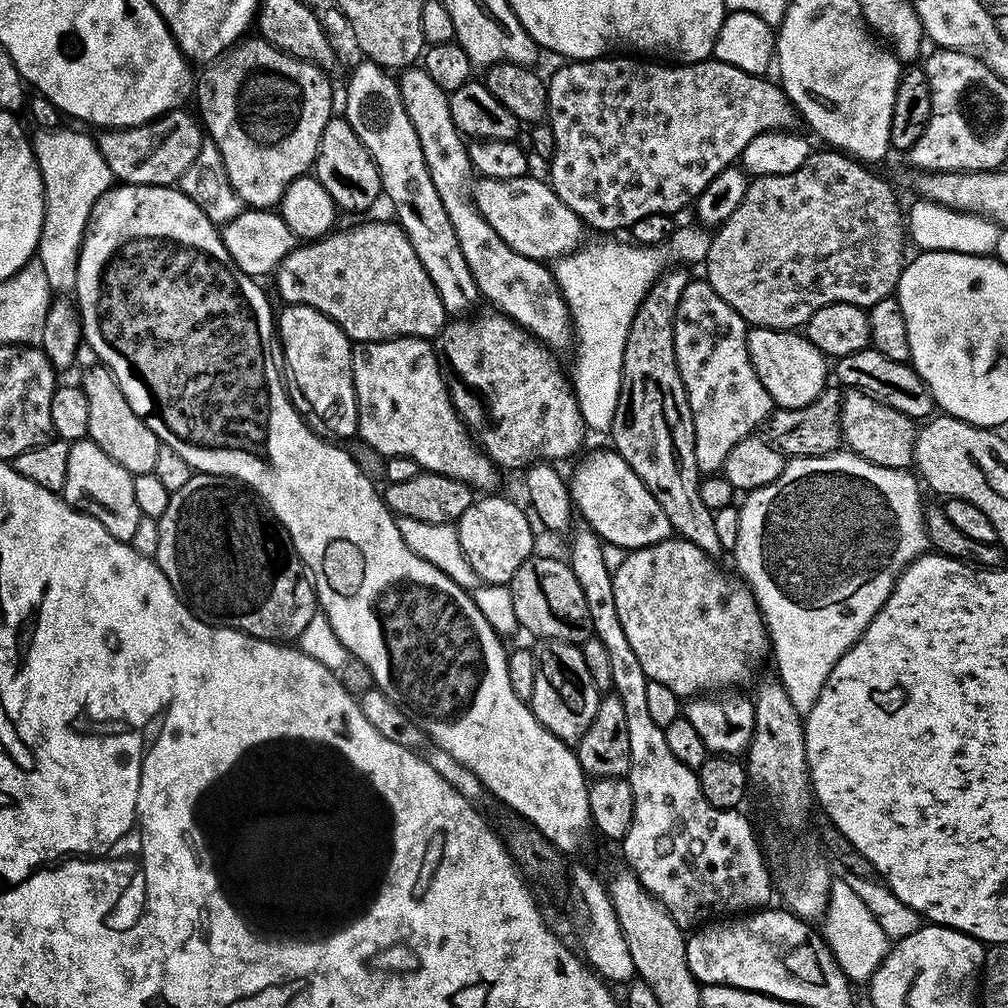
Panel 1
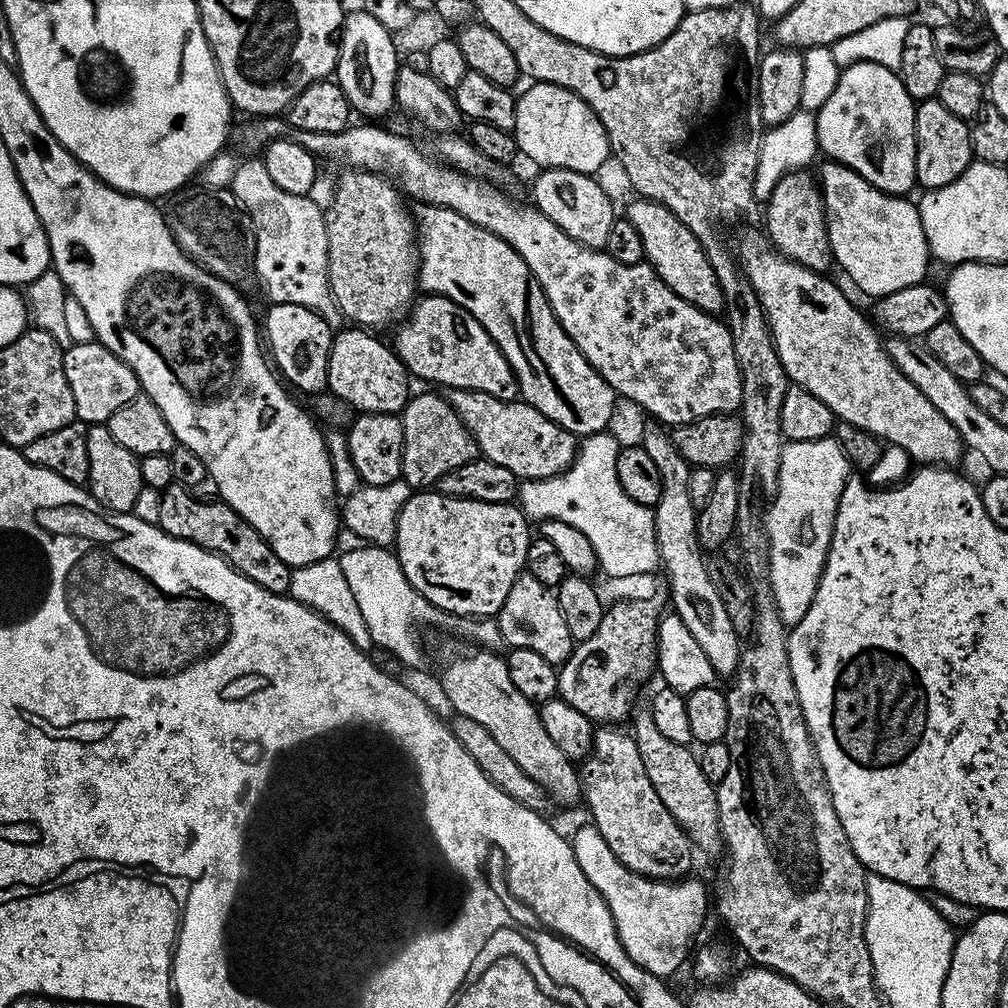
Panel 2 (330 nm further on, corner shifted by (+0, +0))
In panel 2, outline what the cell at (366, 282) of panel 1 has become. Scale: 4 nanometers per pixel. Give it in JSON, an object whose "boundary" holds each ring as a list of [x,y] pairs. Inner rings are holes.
{"boundary":[[[421,295],[408,315],[399,321],[396,330],[394,351],[415,379],[417,376],[420,380],[429,380],[432,383],[429,385],[444,390],[461,388],[467,392],[490,394],[499,400],[517,399],[520,387],[510,362],[506,362],[502,350],[494,338],[486,334],[478,318],[450,298]]]}

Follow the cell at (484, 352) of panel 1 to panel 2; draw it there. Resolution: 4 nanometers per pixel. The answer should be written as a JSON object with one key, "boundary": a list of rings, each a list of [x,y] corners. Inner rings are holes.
{"boundary":[[[436,390],[420,392],[411,397],[404,411],[399,413],[402,422],[402,470],[400,475],[412,490],[428,490],[436,485],[442,474],[466,466],[466,462],[477,459],[478,449],[470,430],[452,409],[447,395]]]}

